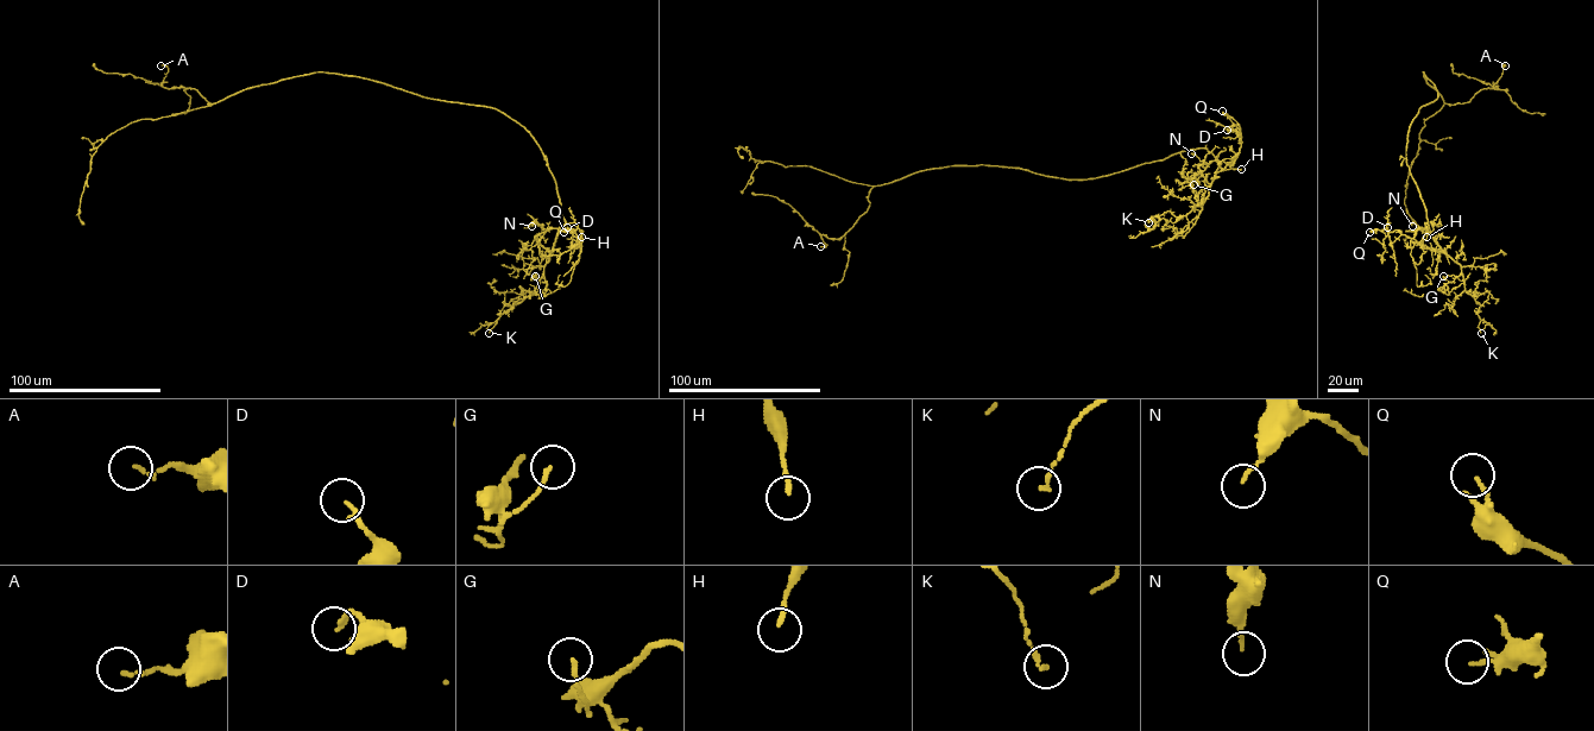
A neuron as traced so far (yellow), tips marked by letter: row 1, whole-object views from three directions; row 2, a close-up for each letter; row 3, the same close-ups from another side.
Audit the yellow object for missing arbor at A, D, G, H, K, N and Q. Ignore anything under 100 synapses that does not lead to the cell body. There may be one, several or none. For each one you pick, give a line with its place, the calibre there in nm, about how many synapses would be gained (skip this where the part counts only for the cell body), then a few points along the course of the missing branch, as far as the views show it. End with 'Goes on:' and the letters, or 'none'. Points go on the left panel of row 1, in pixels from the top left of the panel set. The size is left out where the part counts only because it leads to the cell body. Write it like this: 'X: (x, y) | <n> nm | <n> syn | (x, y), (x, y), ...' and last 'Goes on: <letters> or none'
H: (581, 237) | 150 nm | (581, 237), (590, 252), (599, 252), (599, 241)
Goes on: H

